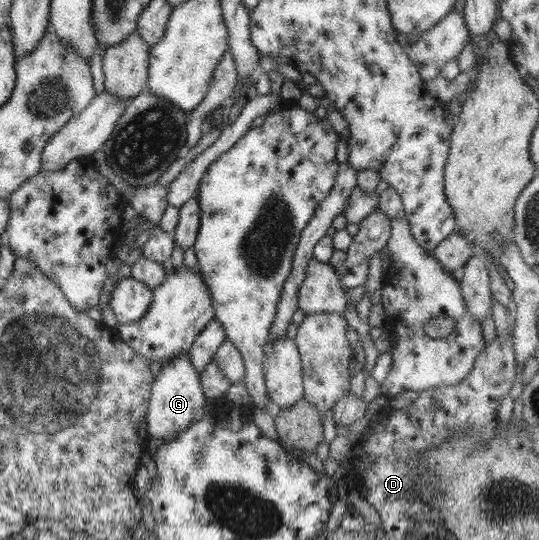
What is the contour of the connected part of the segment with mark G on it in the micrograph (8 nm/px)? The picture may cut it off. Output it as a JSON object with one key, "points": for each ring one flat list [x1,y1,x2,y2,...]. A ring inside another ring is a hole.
{"points":[[189,354,173,356,165,362,158,376,152,383,151,395,147,410,147,431,151,438,158,438,158,442,167,442,178,437,178,433,186,430,191,422,202,415,207,398,200,384,200,373,192,367]]}

